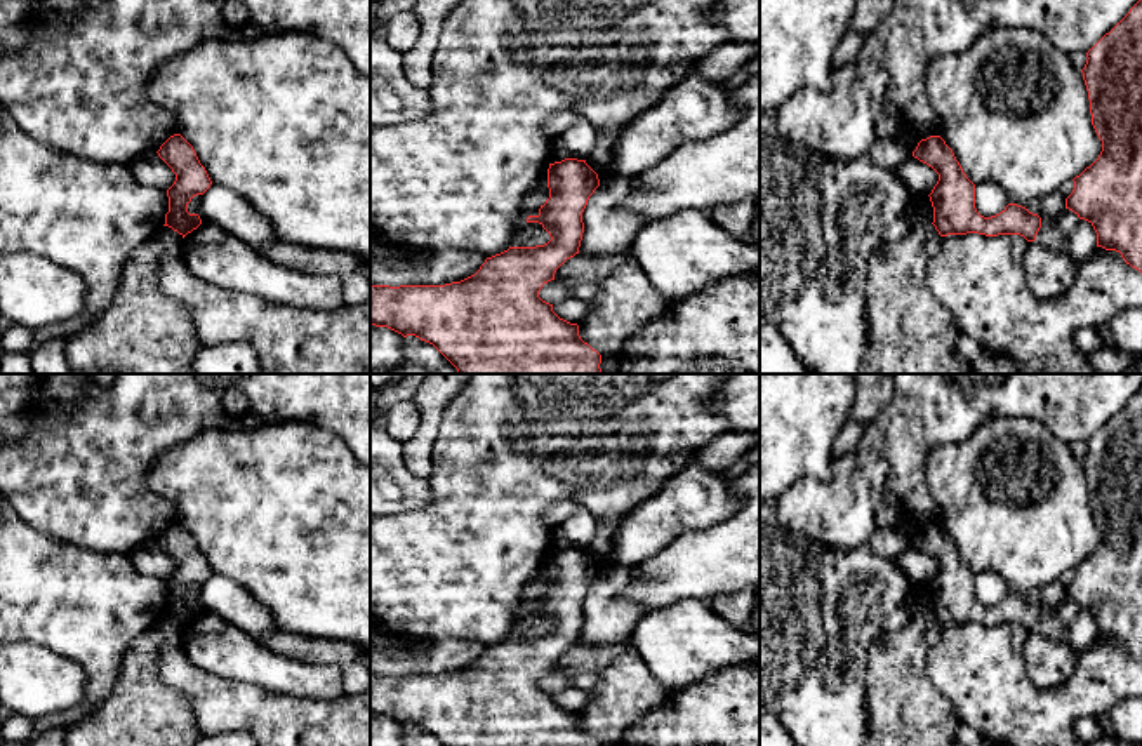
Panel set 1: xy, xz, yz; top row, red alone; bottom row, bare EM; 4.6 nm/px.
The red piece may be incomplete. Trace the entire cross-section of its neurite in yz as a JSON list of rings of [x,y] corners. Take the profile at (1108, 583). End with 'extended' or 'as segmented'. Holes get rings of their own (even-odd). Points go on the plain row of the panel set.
[[[1142,386],[1086,447],[1081,463],[1102,541],[1072,569],[1066,598],[1093,616],[1097,636],[1119,642],[1126,654],[1142,663]]] | as segmented

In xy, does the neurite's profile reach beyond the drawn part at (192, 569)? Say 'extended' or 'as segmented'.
as segmented

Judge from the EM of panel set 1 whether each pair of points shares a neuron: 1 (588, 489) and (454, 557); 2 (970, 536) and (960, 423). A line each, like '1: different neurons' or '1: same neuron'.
1: same neuron
2: different neurons

